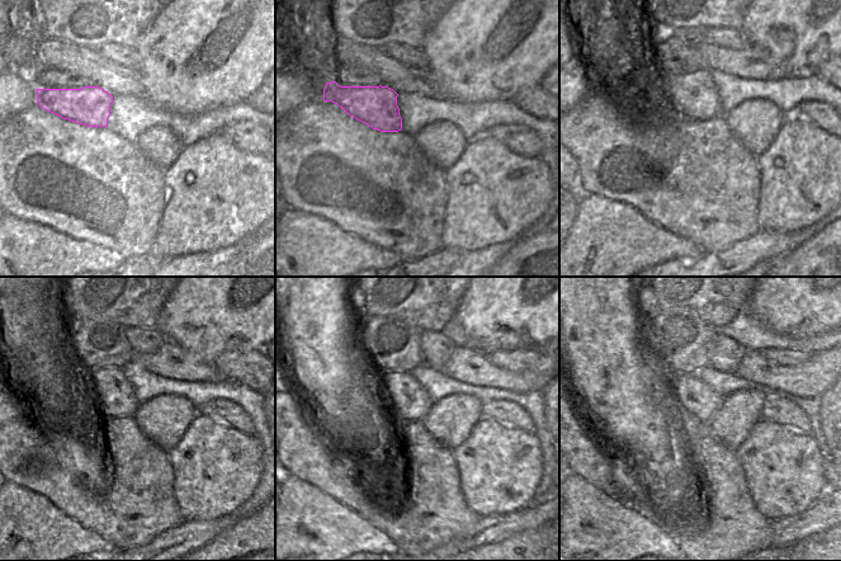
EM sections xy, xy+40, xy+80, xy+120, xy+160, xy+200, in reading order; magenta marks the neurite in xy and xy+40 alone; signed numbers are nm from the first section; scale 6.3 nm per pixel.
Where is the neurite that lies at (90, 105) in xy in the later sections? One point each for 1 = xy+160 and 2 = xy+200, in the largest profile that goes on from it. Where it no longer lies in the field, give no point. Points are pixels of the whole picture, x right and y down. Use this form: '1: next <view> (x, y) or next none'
1: next xy+160 (409, 401)
2: next xy+200 (699, 399)

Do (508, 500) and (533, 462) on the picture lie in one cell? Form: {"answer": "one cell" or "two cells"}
{"answer": "one cell"}

